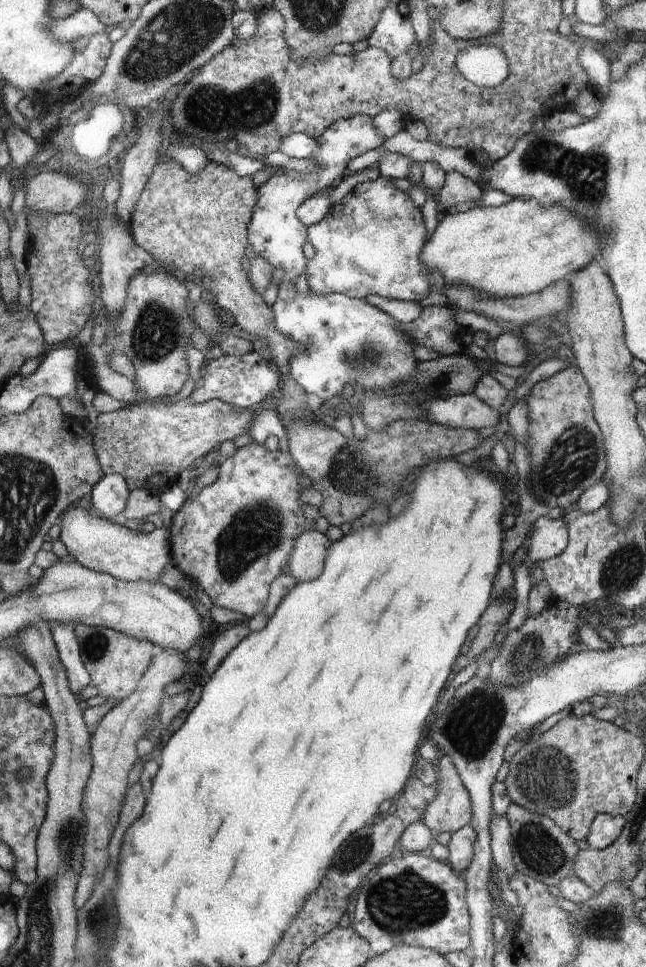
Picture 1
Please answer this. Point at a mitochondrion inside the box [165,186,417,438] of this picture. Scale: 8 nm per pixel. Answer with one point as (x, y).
(364, 357)

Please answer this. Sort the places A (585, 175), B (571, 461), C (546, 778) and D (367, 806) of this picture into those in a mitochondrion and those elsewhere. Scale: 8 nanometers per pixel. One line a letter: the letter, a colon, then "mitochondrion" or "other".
A: mitochondrion
B: mitochondrion
C: mitochondrion
D: other

